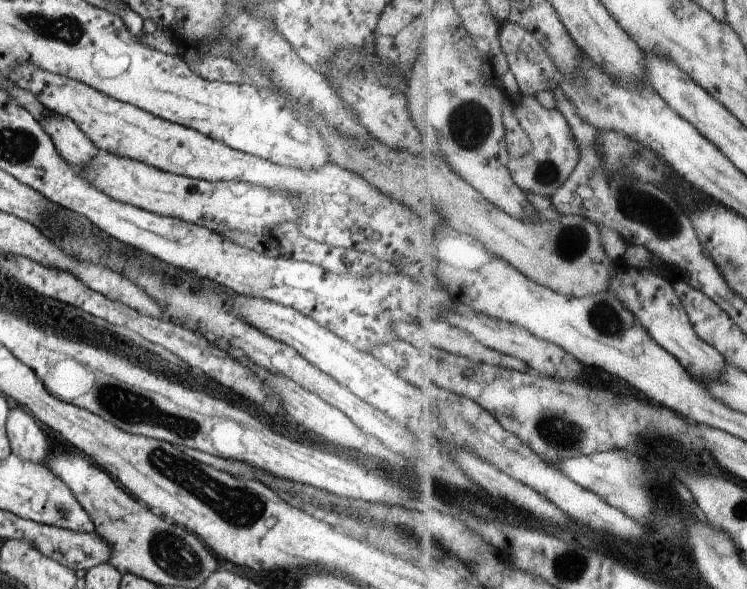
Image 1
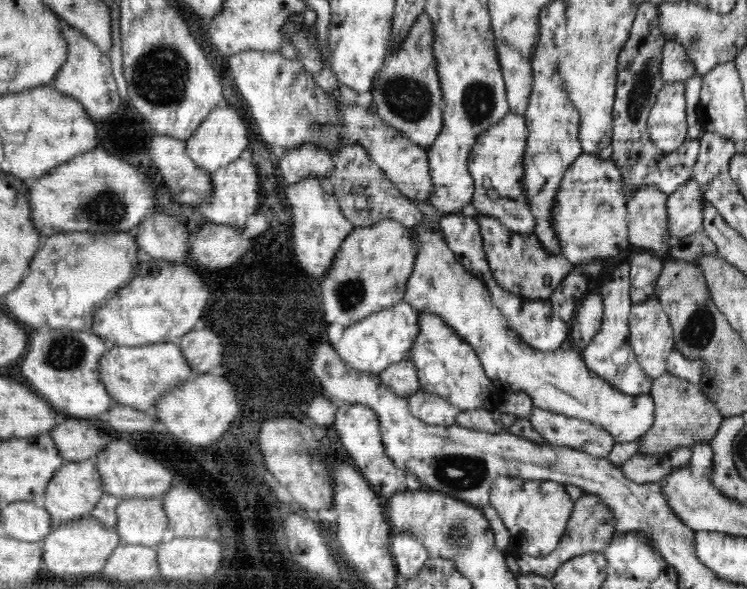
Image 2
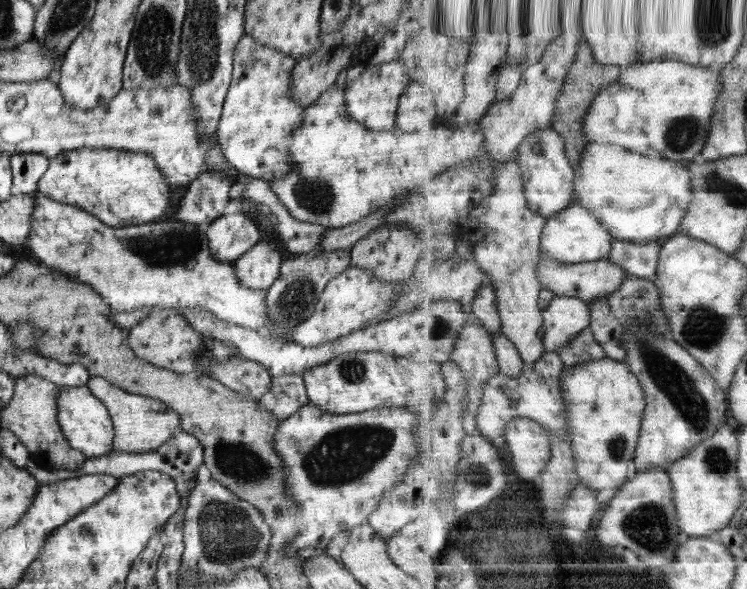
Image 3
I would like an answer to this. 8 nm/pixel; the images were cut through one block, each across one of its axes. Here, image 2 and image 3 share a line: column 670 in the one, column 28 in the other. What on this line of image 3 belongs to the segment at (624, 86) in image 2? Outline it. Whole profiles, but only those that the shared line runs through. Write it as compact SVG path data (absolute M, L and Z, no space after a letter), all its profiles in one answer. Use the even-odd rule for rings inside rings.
M38 154L14 155L10 159L13 174L13 193L36 194L38 181L49 165L49 159Z

